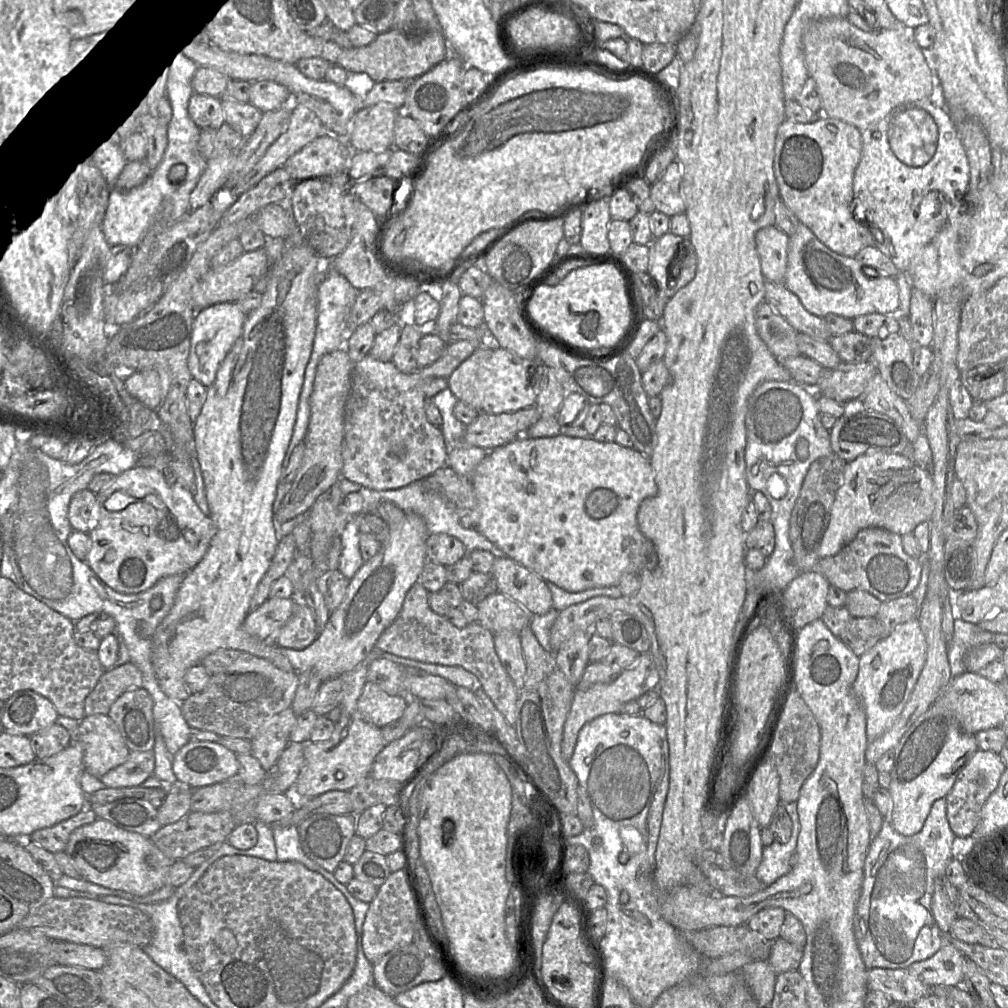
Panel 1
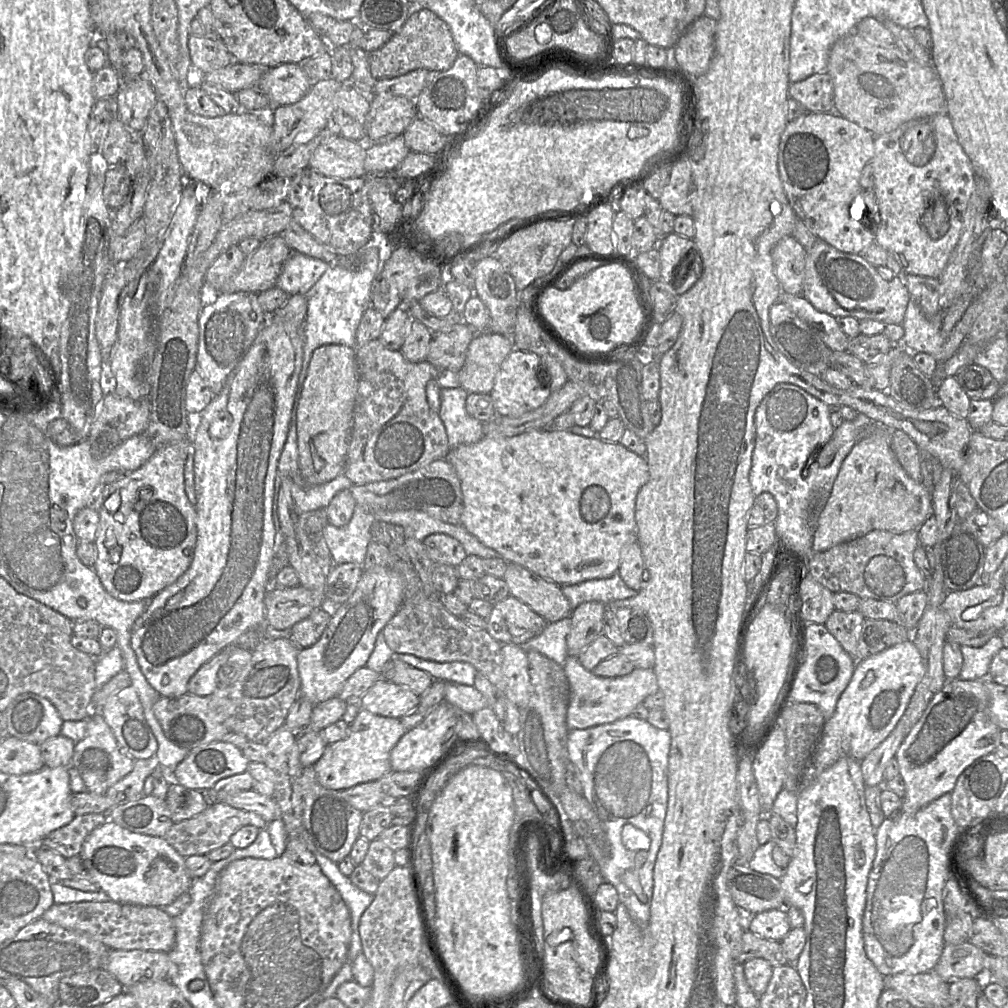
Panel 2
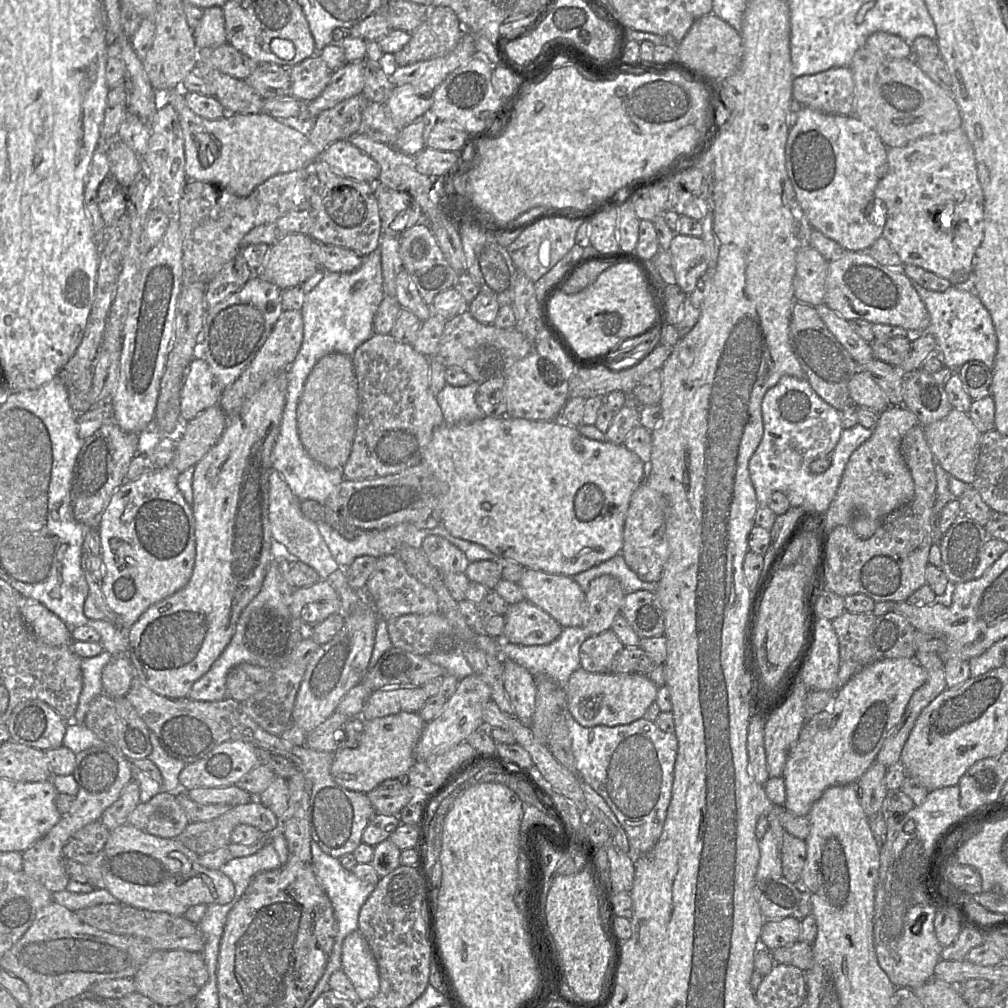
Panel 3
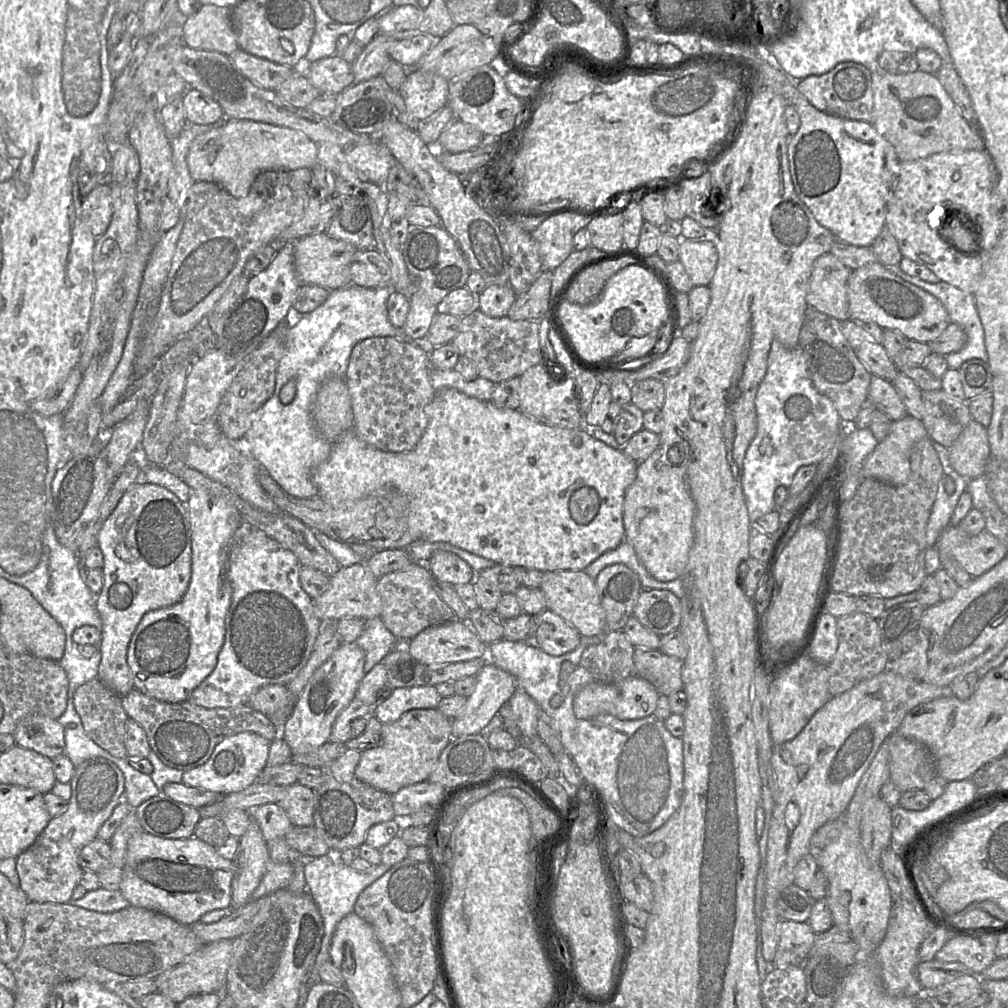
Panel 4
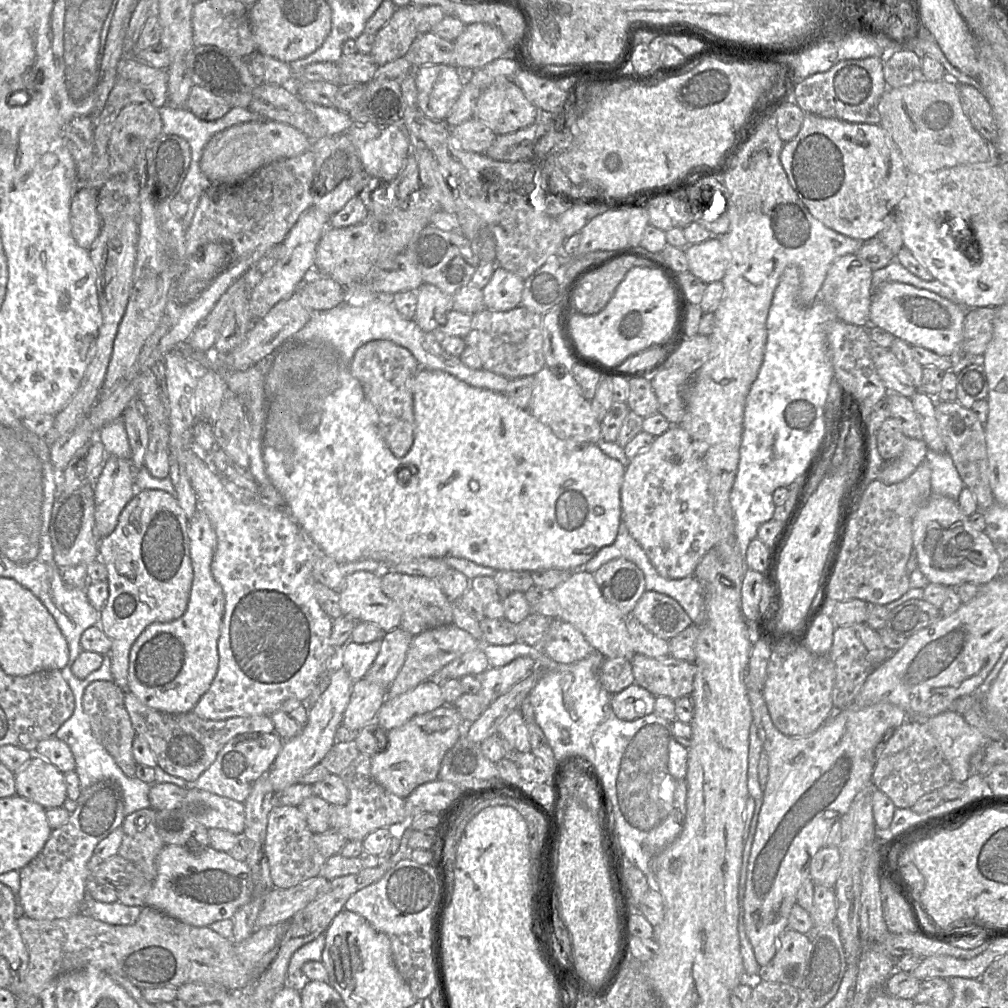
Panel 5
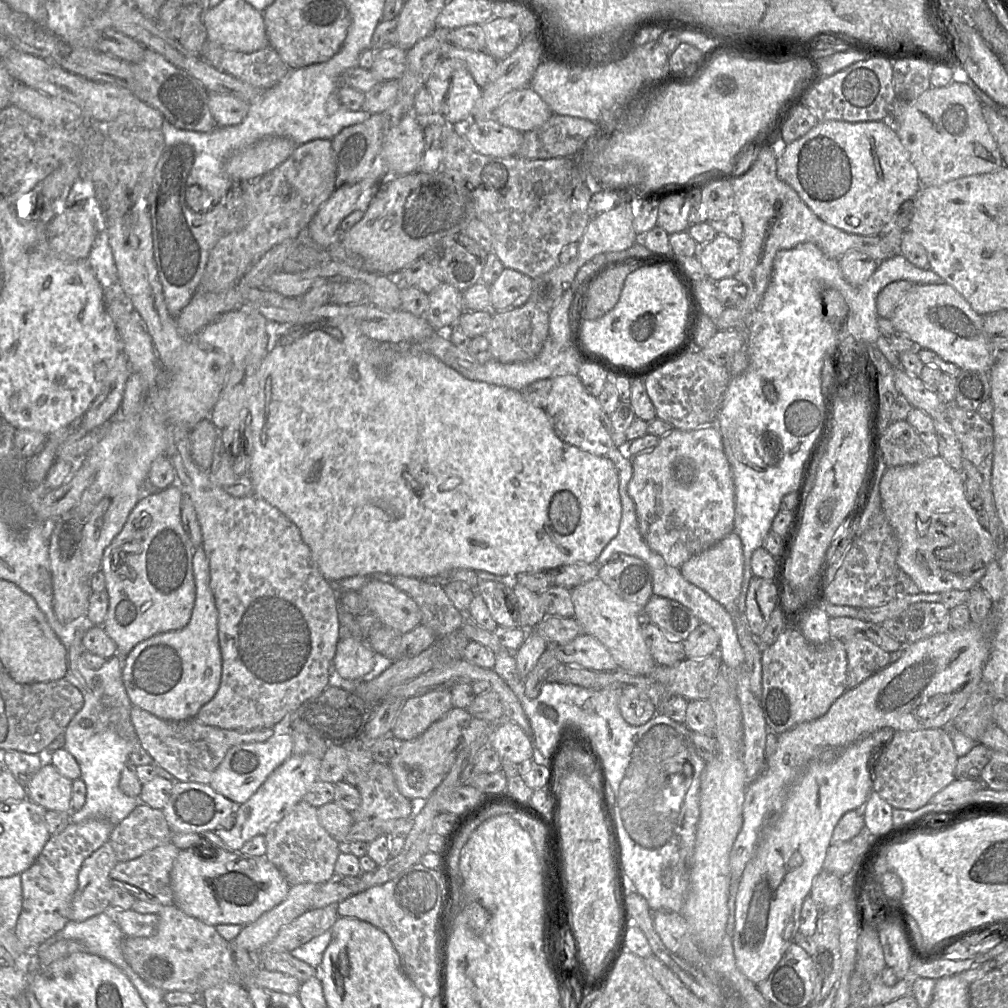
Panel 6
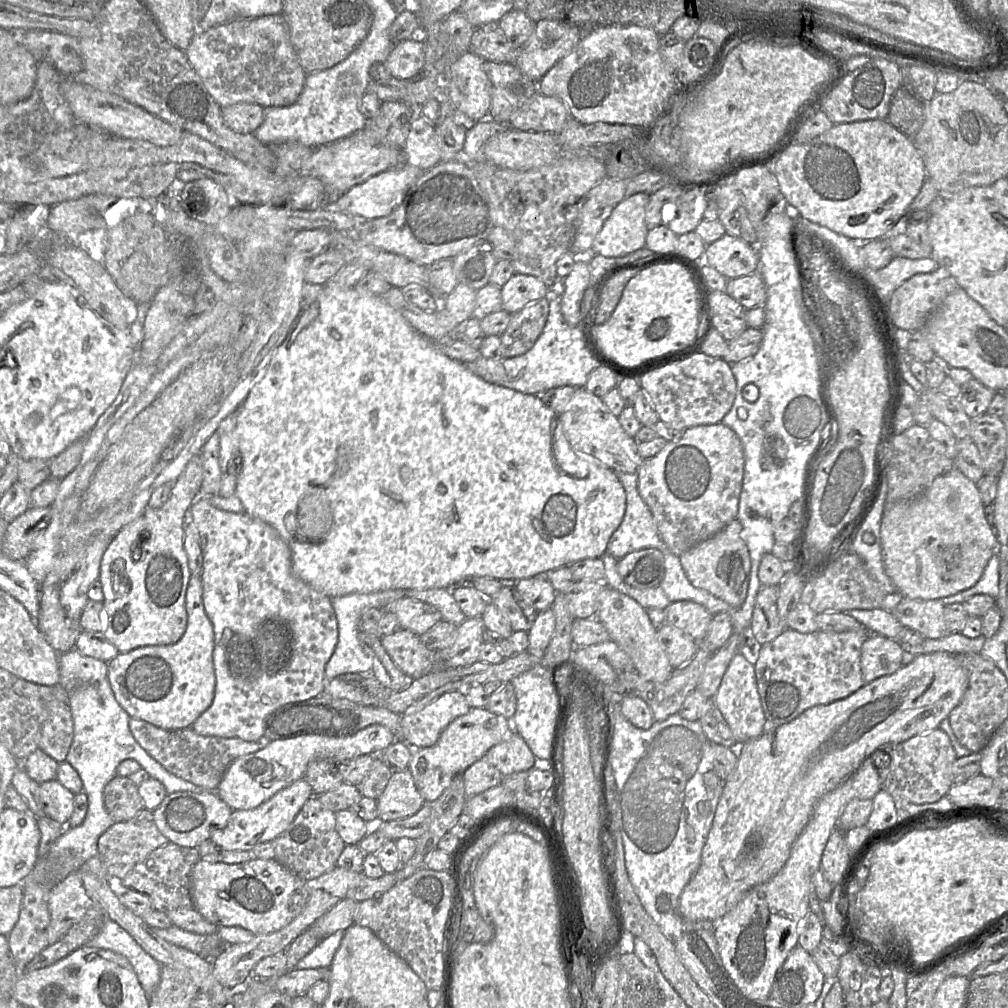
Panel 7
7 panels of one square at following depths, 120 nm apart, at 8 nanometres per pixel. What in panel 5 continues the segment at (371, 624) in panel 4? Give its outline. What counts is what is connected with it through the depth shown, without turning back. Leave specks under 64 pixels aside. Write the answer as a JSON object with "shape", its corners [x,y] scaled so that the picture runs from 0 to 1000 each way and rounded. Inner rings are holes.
{"shape":[[[379,634],[356,639],[347,635],[339,643],[335,659],[340,661],[350,676],[359,674],[373,654]]]}

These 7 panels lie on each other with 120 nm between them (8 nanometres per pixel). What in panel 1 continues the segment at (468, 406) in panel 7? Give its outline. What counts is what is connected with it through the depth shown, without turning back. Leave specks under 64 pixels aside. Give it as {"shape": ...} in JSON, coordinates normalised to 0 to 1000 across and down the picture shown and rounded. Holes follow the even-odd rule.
{"shape":[[[555,430],[554,432],[548,434],[538,434],[538,435],[526,435],[523,433],[515,433],[510,437],[490,444],[486,446],[483,451],[479,454],[479,456],[472,462],[470,467],[467,470],[466,477],[469,481],[470,489],[474,498],[475,508],[476,508],[476,515],[473,521],[473,527],[480,531],[486,538],[488,538],[491,542],[493,542],[497,547],[499,547],[504,554],[512,557],[513,559],[519,561],[520,563],[524,563],[528,567],[532,568],[542,577],[547,577],[557,584],[563,586],[563,587],[576,587],[587,583],[594,583],[594,582],[602,582],[602,581],[610,581],[613,580],[615,573],[622,568],[632,569],[630,564],[633,563],[635,559],[640,558],[640,562],[644,564],[647,564],[652,560],[652,552],[650,545],[647,539],[636,529],[633,520],[632,520],[632,508],[636,498],[641,495],[651,491],[653,487],[652,480],[650,478],[649,473],[649,466],[644,458],[644,454],[632,447],[628,444],[622,444],[612,440],[611,438],[594,438],[590,437],[587,433],[583,433],[581,435],[574,435],[574,434],[565,434]]]}

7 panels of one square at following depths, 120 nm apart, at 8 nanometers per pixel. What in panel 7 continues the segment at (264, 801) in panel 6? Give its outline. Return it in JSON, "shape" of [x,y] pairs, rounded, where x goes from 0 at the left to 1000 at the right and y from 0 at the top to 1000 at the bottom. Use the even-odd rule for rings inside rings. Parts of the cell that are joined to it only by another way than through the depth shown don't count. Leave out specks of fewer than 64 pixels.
{"shape":[[[302,772],[297,773],[252,803],[231,804],[226,817],[221,822],[212,824],[208,832],[224,844],[249,844],[256,837],[270,835],[288,819],[310,789],[307,777]]]}

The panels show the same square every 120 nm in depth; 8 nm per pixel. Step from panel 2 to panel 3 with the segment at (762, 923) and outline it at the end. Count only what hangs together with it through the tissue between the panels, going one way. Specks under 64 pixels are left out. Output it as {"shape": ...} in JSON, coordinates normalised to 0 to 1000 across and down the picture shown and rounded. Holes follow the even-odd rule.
{"shape":[[[782,909],[772,913],[760,913],[754,928],[754,937],[766,943],[792,935],[795,913]]]}

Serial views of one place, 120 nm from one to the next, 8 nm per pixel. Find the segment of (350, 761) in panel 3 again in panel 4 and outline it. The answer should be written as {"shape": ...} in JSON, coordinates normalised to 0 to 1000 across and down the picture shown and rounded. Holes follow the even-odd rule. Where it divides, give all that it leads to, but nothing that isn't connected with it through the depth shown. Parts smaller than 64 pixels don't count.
{"shape":[[[434,702],[406,704],[392,716],[379,717],[376,739],[357,747],[352,770],[389,789],[402,780],[424,774],[448,732],[448,714]]]}

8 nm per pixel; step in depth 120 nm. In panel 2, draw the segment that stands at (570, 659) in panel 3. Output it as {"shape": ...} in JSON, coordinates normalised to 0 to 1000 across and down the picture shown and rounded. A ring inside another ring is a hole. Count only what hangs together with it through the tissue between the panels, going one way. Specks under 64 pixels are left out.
{"shape":[[[563,611],[550,618],[543,618],[541,624],[534,631],[514,641],[517,641],[522,648],[525,646],[535,647],[559,661],[564,652],[563,632],[565,624],[566,613]]]}

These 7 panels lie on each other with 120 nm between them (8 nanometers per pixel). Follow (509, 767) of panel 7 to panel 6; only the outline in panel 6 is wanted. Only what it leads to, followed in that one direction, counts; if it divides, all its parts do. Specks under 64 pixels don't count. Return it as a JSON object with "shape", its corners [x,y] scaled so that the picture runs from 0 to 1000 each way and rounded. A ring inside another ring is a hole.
{"shape":[[[504,713],[490,720],[484,739],[494,747],[497,753],[503,753],[512,758],[529,753],[528,733],[515,719]]]}

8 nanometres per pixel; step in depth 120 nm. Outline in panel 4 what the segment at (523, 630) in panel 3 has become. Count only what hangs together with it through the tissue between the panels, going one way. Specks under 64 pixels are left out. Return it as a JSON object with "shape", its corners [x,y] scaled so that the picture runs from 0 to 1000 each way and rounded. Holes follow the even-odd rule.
{"shape":[[[545,604],[528,610],[527,625],[520,636],[545,650],[557,651],[569,645],[576,635],[574,627]]]}

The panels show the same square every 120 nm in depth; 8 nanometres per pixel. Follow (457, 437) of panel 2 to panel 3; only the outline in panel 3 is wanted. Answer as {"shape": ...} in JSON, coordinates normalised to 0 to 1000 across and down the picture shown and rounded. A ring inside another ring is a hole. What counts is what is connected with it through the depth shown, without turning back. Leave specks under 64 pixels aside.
{"shape":[[[467,378],[462,383],[442,381],[434,392],[440,419],[444,422],[465,420],[480,414],[471,398],[476,380]]]}

